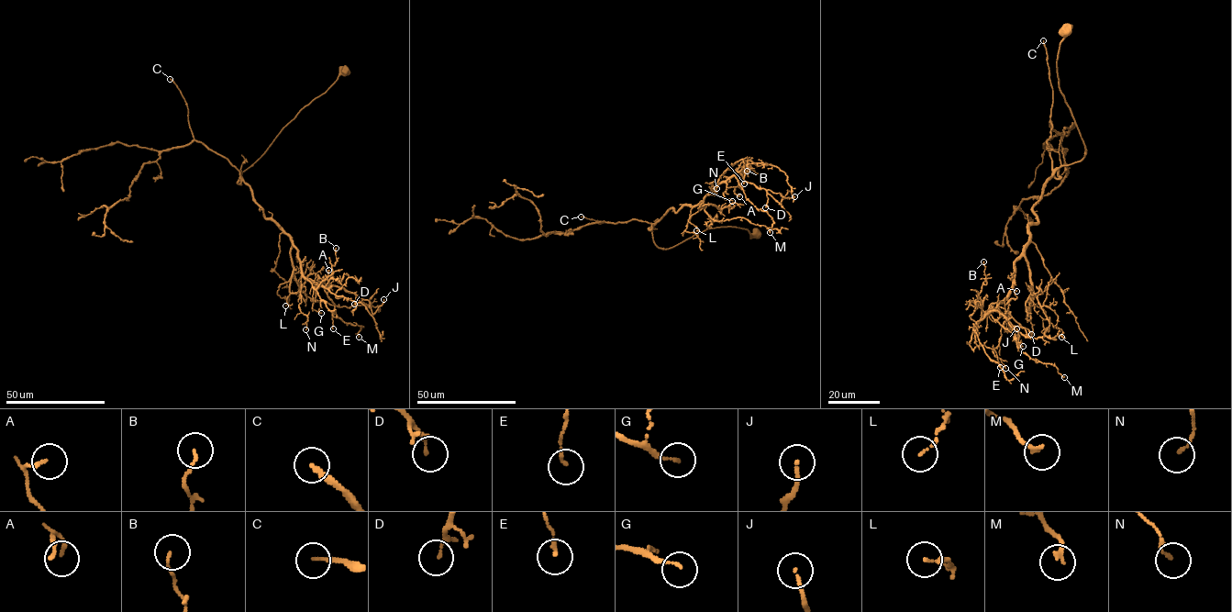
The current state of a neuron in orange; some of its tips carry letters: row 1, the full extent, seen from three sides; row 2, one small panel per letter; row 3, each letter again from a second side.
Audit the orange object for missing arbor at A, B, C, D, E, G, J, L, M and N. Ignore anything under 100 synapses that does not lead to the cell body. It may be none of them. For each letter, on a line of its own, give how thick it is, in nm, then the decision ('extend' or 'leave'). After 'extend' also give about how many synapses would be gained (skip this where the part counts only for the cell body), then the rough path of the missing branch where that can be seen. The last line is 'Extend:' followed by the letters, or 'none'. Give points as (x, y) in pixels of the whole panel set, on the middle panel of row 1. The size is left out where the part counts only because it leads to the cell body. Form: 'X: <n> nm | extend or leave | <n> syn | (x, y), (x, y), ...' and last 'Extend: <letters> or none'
A: 140 nm | leave
B: 90 nm | leave
C: 160 nm | extend | 140 syn
D: 150 nm | leave
E: 150 nm | leave
G: 120 nm | leave
J: 140 nm | leave
L: 130 nm | leave
M: 200 nm | leave
N: 120 nm | leave
Extend: C

